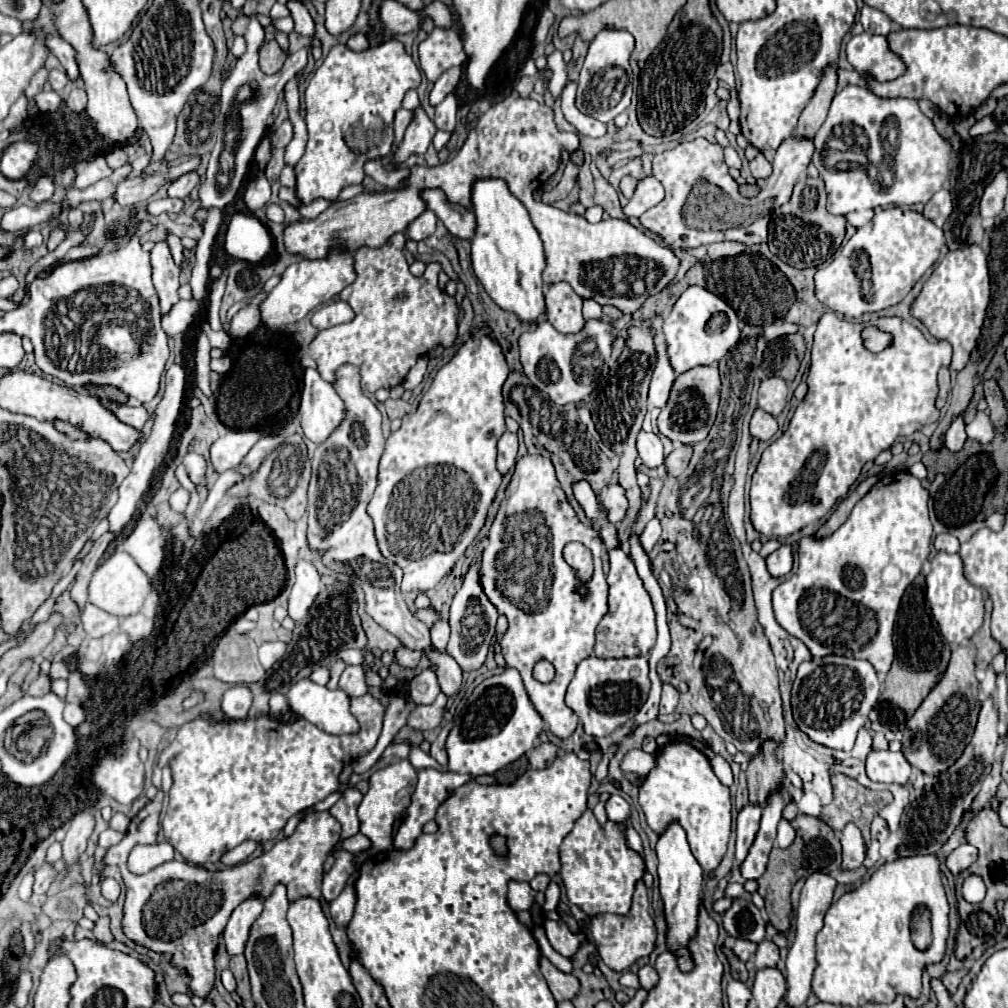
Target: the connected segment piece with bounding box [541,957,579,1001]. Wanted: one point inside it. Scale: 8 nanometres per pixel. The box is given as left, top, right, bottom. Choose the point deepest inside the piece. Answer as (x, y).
(557, 980)

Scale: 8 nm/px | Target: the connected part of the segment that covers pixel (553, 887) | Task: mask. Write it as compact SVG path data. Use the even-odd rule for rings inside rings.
M551 881L551 885L549 885L547 891L545 891L545 905L543 905L543 911L545 911L545 913L547 913L547 911L553 911L553 909L557 907L559 895L561 895L561 891L559 891L557 883Z

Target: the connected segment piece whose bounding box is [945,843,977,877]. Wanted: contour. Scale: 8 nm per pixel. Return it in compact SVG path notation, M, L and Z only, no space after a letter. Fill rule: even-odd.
M965 843L965 845L957 847L957 849L945 859L945 863L947 863L947 867L951 869L951 873L957 877L957 875L959 875L963 869L967 869L975 859L977 859L977 849L975 849L973 845Z

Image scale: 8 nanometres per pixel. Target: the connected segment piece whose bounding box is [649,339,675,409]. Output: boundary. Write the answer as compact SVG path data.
M657 339L657 367L651 379L651 387L649 387L649 403L653 407L659 407L659 409L665 407L673 379L675 379L675 371L667 357L667 345L661 339Z

